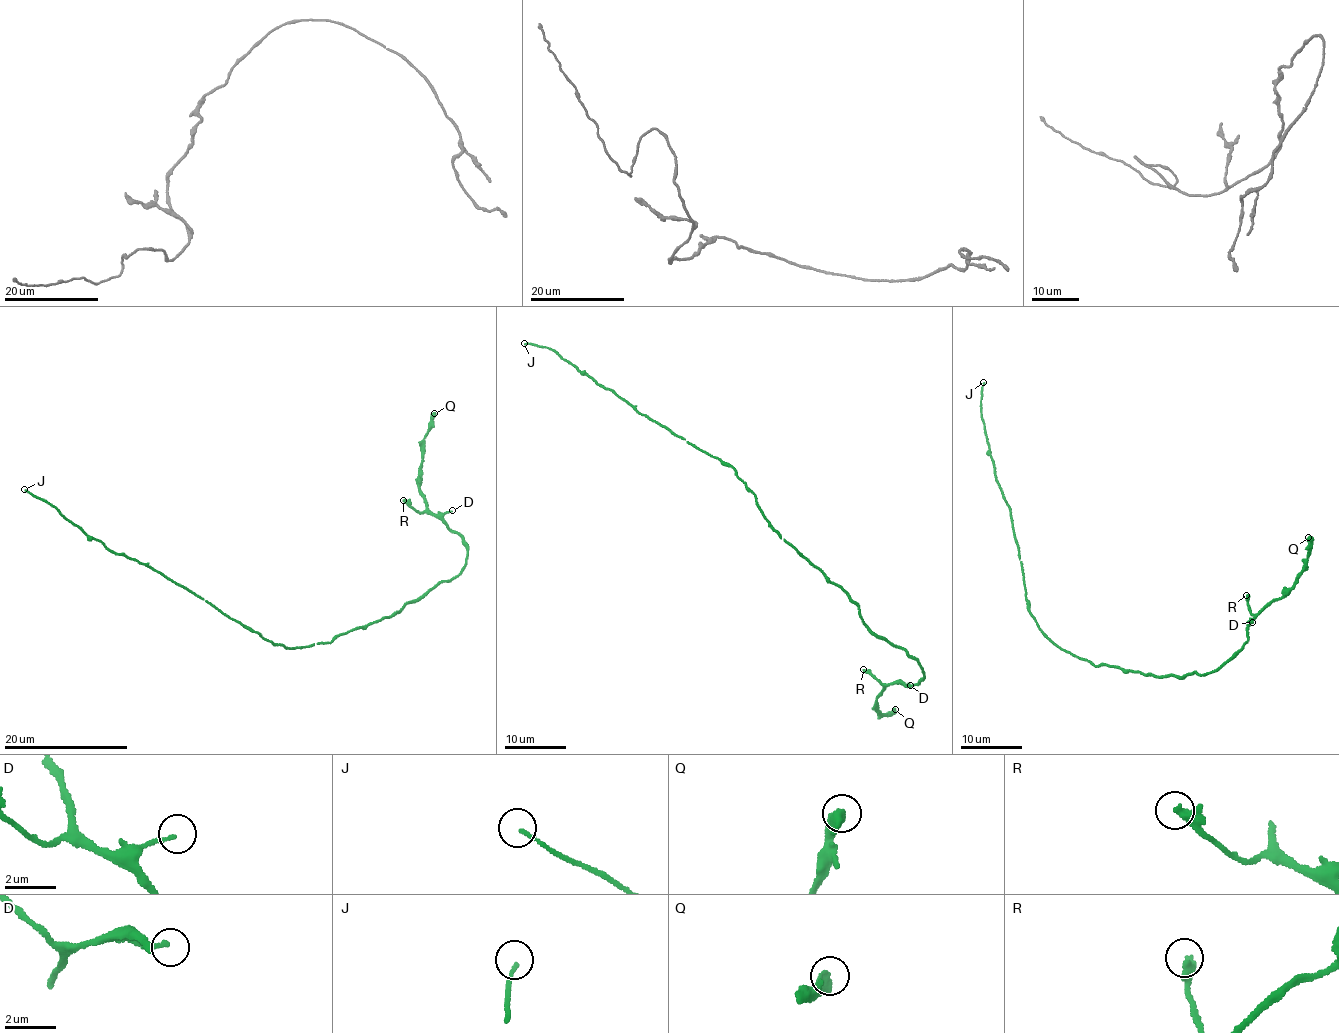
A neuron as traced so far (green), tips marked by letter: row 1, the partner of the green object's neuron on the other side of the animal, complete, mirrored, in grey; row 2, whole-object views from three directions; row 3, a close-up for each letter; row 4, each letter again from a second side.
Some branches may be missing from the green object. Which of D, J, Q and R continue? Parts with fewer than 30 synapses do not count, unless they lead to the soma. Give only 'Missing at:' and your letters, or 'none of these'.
Missing at: Q

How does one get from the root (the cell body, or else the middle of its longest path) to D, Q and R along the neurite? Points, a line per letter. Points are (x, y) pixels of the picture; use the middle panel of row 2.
D: (786, 541), (847, 594), (875, 634), (917, 660), (923, 679), (914, 686), (900, 682), (910, 685)
Q: (786, 541), (847, 594), (875, 634), (918, 663), (923, 679), (889, 684), (877, 697), (881, 714), (895, 709)
R: (786, 541), (847, 594), (875, 634), (917, 660), (923, 679), (914, 686), (880, 683), (863, 669)

